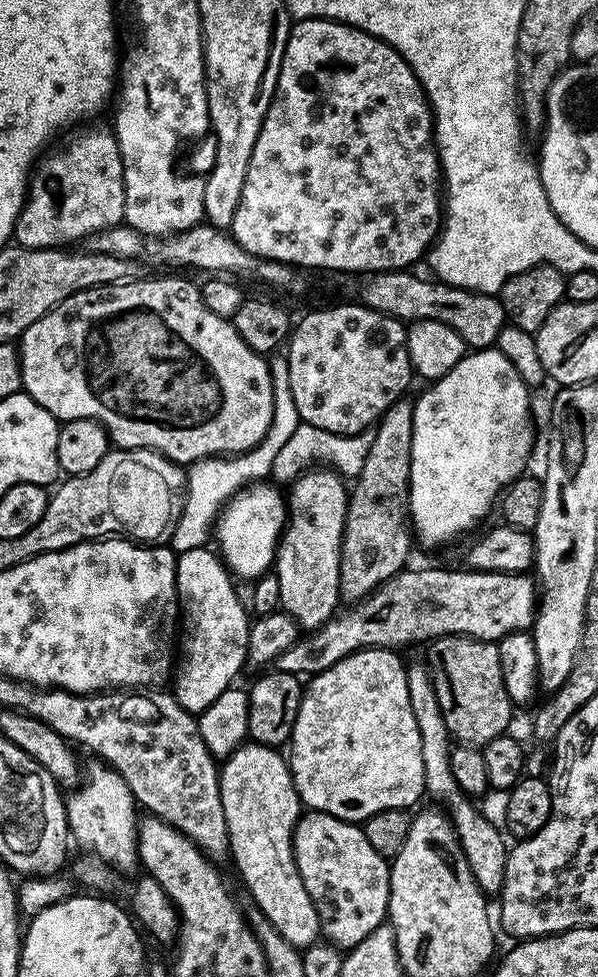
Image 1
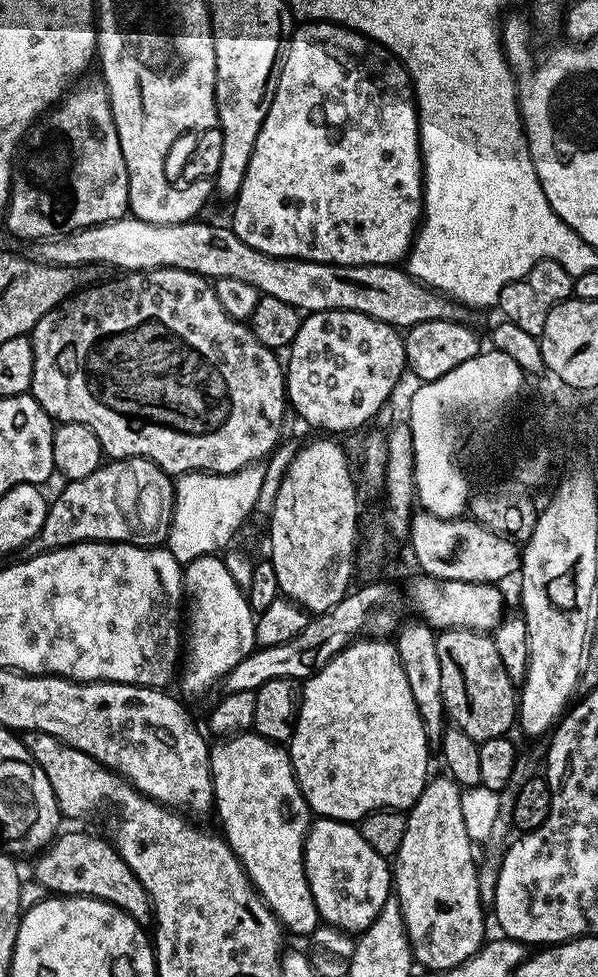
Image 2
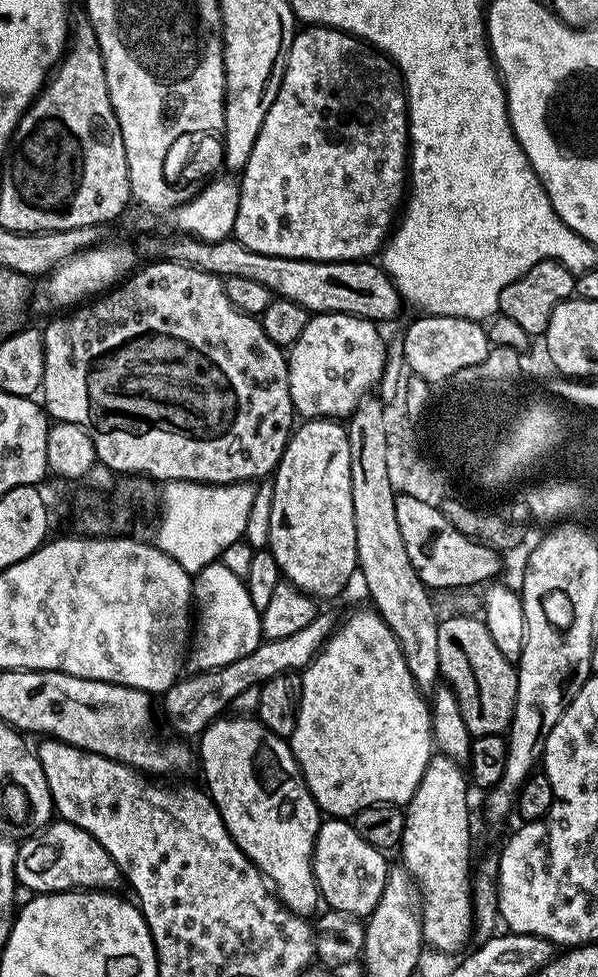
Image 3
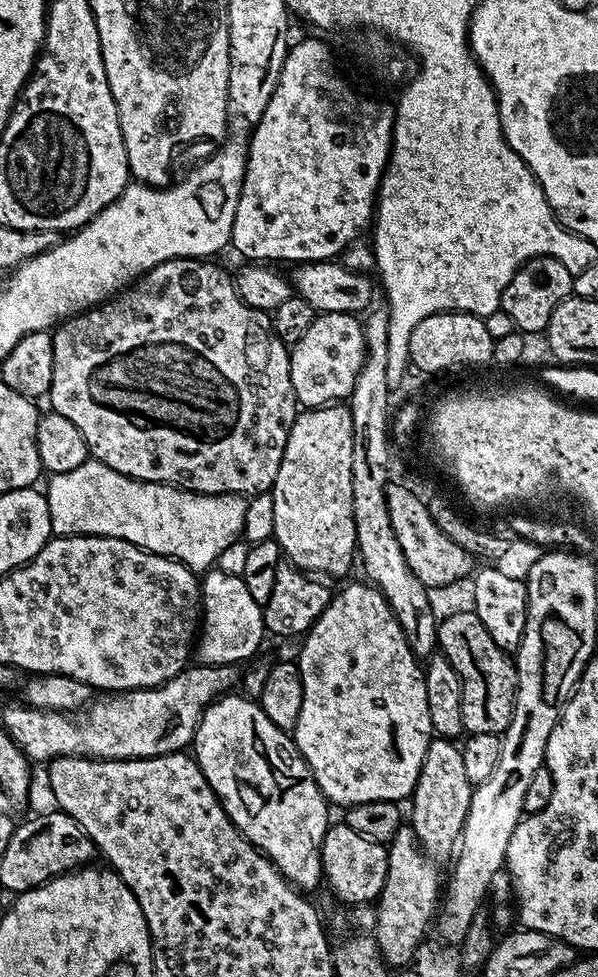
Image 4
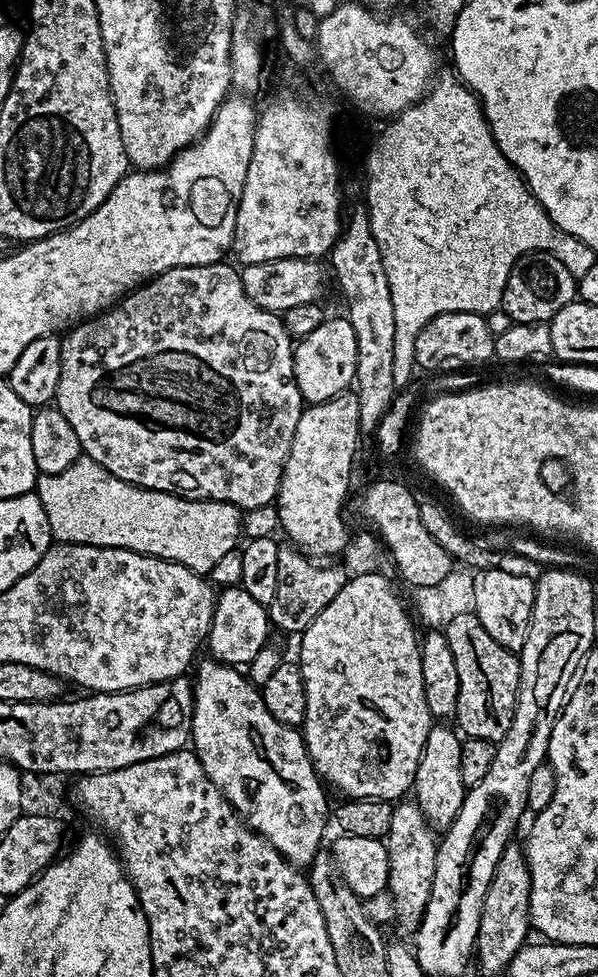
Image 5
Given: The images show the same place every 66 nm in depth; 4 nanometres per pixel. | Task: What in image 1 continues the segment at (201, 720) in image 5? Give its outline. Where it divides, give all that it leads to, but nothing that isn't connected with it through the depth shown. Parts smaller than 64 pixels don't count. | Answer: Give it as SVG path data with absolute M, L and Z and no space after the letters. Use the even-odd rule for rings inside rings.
M245 742L235 752L226 757L219 765L220 793L222 794L222 810L226 814L226 830L228 831L228 850L230 860L236 863L248 892L252 895L251 903L260 909L261 914L298 949L309 948L321 939L320 915L302 882L302 874L298 874L298 866L292 849L292 835L296 823L302 815L300 795L294 786L292 769L275 747L255 742Z

